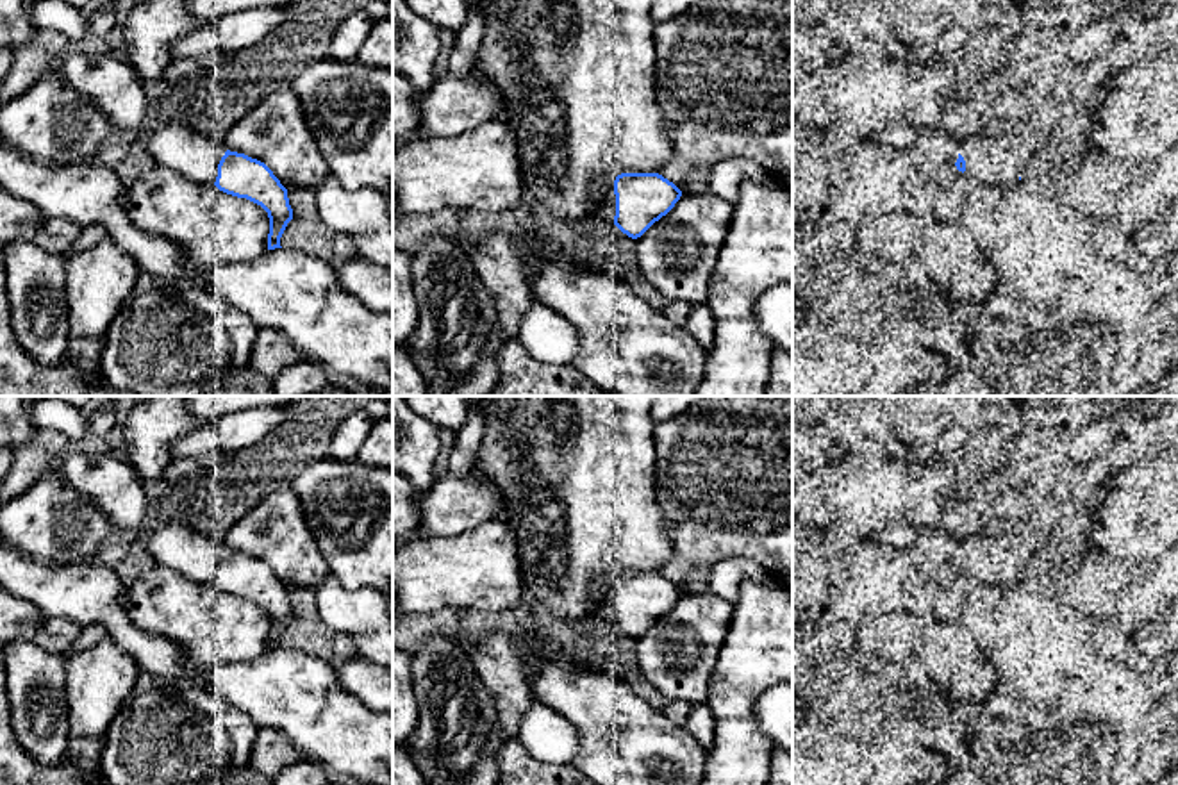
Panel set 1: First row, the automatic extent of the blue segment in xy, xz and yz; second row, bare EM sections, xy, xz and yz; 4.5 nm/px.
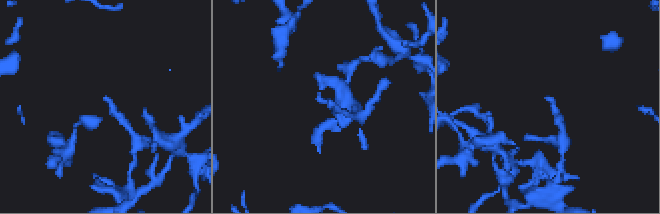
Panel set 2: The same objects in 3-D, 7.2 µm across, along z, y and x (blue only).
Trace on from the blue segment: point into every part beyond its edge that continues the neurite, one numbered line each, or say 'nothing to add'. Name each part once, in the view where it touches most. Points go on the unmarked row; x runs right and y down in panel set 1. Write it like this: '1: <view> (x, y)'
1: xz (602, 593)

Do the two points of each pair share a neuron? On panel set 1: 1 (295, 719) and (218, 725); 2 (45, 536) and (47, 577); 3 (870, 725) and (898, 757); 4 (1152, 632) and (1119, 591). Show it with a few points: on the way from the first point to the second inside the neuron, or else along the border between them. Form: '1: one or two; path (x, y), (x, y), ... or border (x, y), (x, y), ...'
1: two; border (222, 696), (259, 727)
2: two; border (18, 550), (41, 562), (88, 562)
3: two; border (927, 748), (889, 741), (868, 750)
4: two; border (1159, 616), (1141, 623), (1130, 634)

